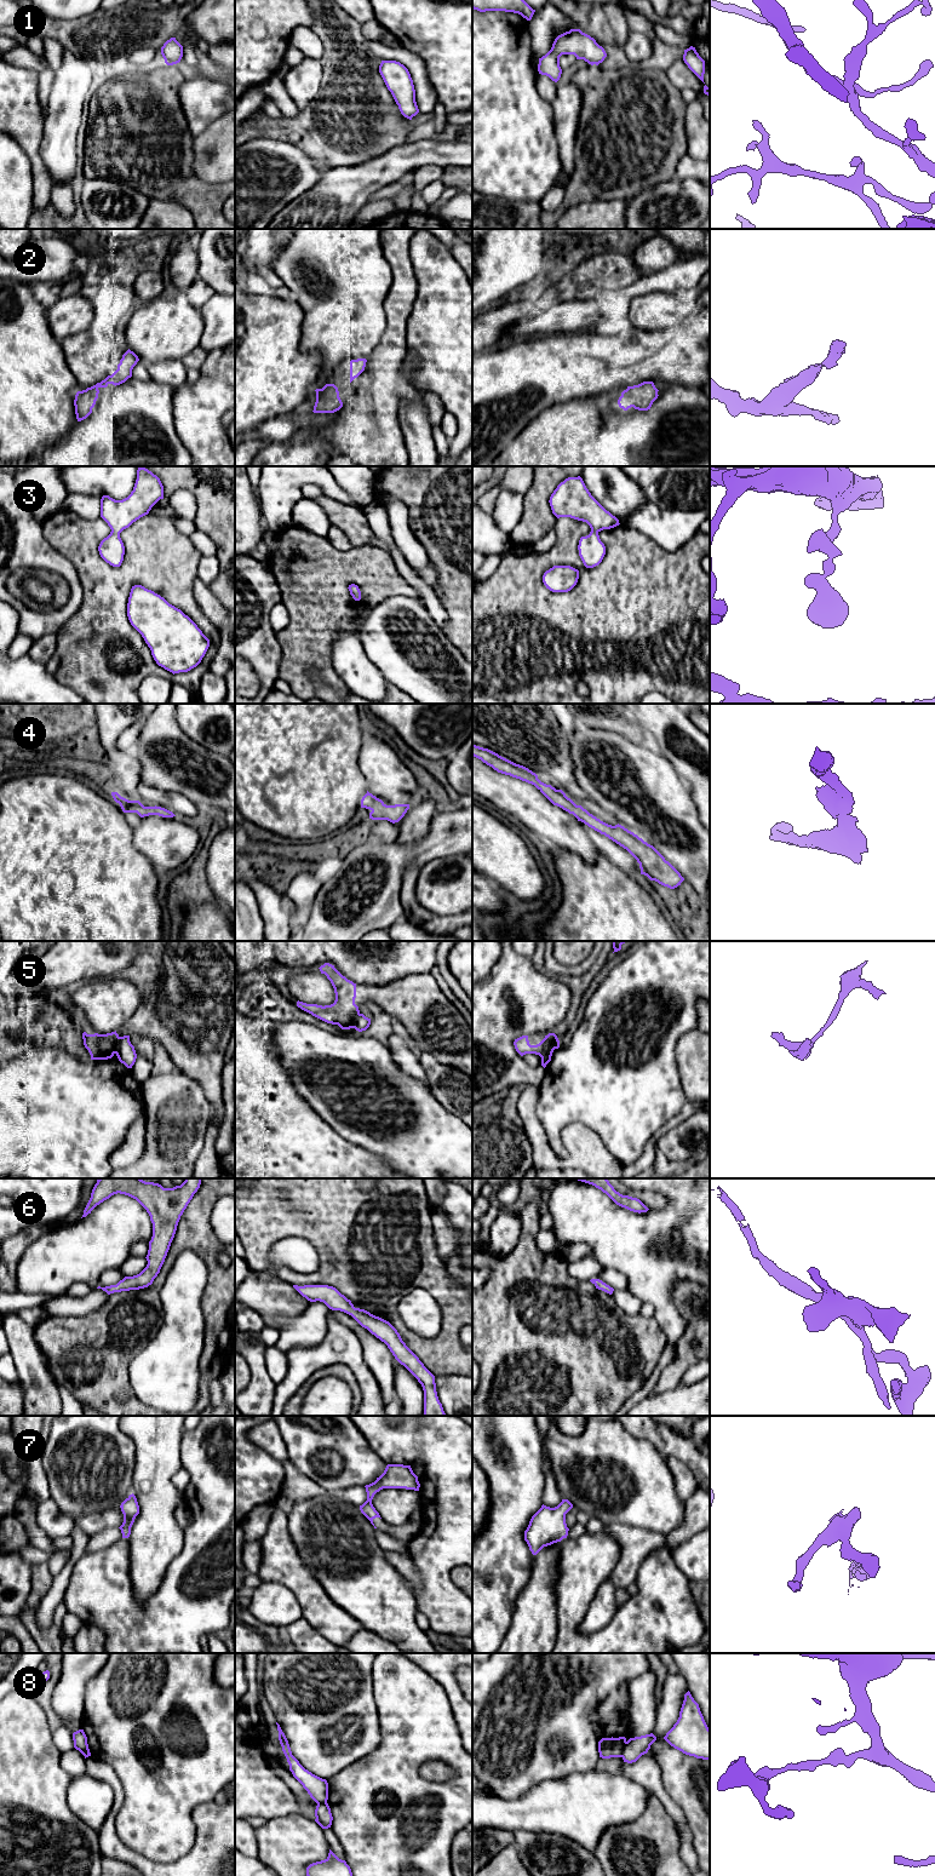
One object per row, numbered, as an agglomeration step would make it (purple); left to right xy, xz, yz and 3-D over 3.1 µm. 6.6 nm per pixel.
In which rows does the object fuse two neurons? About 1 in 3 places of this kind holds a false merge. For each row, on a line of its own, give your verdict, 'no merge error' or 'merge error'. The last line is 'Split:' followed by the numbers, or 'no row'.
1: no merge error
2: no merge error
3: no merge error
4: no merge error
5: merge error
6: no merge error
7: no merge error
8: merge error
Split: 5, 8

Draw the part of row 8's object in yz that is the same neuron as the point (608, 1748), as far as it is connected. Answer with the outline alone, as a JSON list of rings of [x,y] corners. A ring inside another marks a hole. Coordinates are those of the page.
[[[625,1737],[602,1738],[598,1742],[598,1752],[602,1759],[621,1757],[621,1750],[626,1743]]]

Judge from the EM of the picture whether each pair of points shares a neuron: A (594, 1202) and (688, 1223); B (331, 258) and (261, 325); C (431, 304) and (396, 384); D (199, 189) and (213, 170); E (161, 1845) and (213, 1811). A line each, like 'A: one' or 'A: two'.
A: one
B: two
C: two
D: two
E: two

